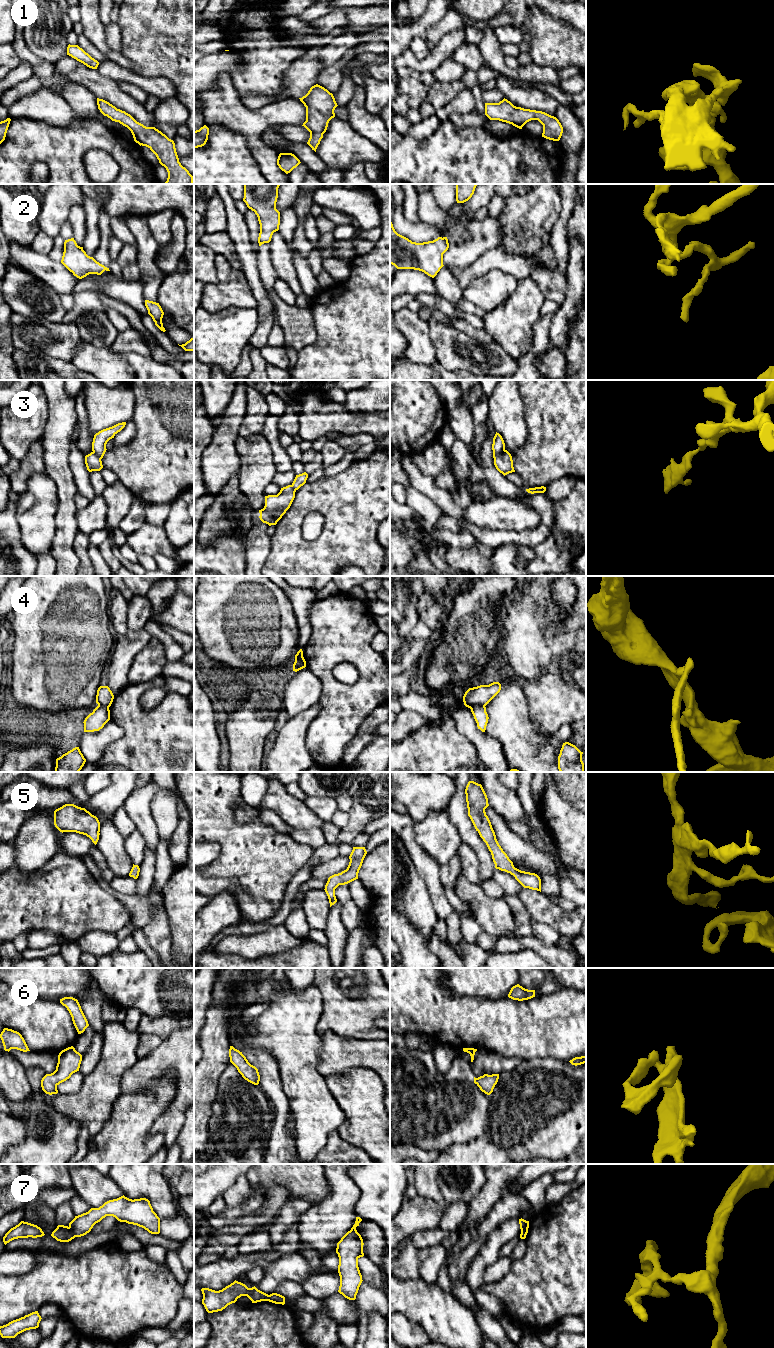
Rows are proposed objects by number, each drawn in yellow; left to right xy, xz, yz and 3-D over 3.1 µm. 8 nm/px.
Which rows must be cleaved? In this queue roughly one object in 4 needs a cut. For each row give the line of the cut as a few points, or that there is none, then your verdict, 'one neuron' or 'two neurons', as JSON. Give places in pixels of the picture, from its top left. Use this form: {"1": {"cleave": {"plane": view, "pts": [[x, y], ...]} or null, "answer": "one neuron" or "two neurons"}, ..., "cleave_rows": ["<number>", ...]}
{"1": {"cleave": null, "answer": "one neuron"}, "2": {"cleave": null, "answer": "one neuron"}, "3": {"cleave": {"plane": "yz", "pts": [[504, 449], [494, 459]]}, "answer": "two neurons"}, "4": {"cleave": {"plane": "yz", "pts": [[484, 705], [476, 705], [471, 709]]}, "answer": "two neurons"}, "5": {"cleave": null, "answer": "one neuron"}, "6": {"cleave": null, "answer": "one neuron"}, "7": {"cleave": null, "answer": "one neuron"}, "cleave_rows": ["3", "4"]}

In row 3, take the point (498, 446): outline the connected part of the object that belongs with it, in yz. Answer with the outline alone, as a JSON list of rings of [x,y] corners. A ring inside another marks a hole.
[[[497,432],[493,438],[492,450],[494,459],[505,450],[504,440],[502,436]]]

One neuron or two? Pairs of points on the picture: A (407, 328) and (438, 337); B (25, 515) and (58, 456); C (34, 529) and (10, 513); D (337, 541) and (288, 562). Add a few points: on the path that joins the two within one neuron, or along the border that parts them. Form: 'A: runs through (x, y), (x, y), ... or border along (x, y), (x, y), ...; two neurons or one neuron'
A: border along (427, 321), (429, 336), (435, 347), (436, 358); two neurons
B: border along (44, 472), (54, 482), (58, 496); two neurons
C: border along (17, 494), (16, 521), (22, 540); two neurons
D: runs through (325, 553), (316, 562), (300, 562); one neuron

